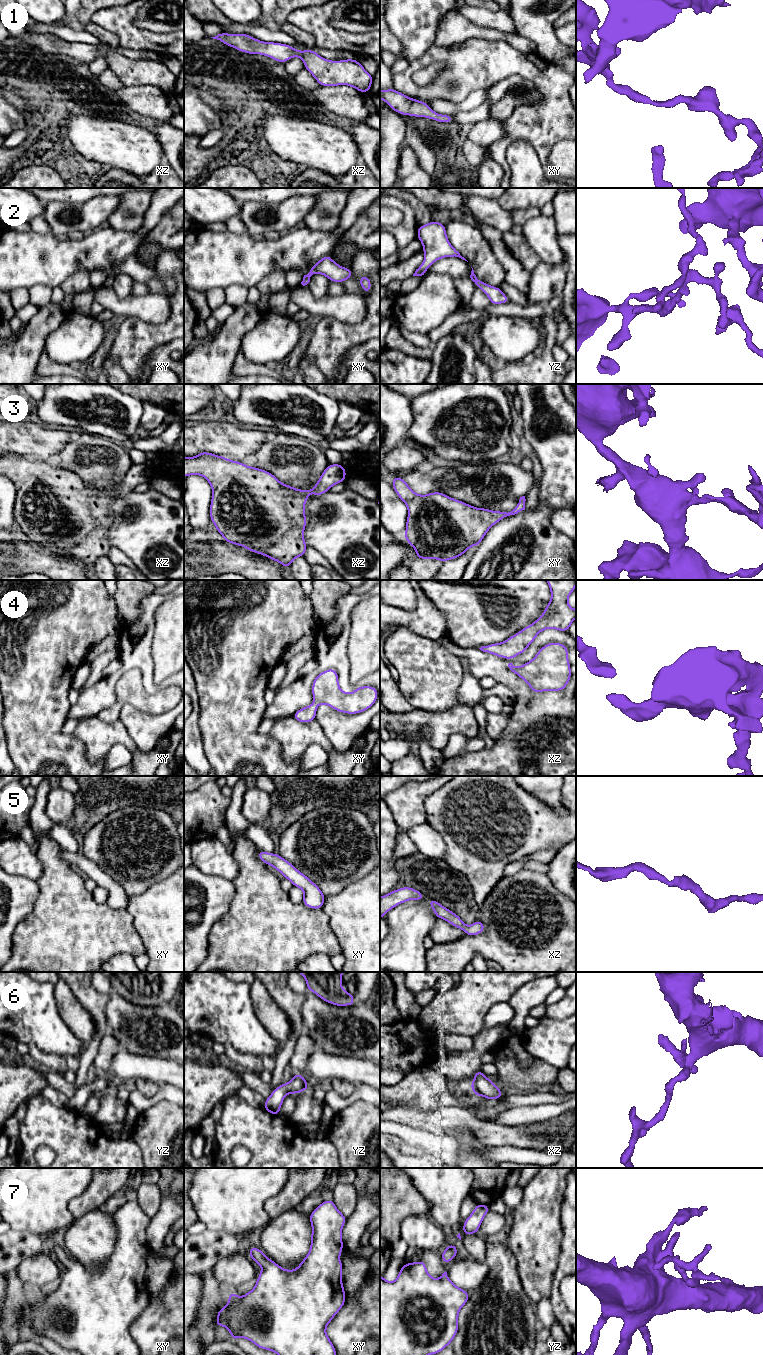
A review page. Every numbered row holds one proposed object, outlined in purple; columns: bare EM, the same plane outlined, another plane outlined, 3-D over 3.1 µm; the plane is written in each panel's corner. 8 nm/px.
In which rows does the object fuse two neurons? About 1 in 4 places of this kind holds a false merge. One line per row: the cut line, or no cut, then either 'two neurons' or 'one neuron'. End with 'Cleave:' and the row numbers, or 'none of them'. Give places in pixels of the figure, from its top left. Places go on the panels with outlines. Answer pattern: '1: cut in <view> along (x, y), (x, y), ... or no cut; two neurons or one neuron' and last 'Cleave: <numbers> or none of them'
1: no cut; one neuron
2: no cut; one neuron
3: no cut; one neuron
4: no cut; one neuron
5: no cut; one neuron
6: no cut; one neuron
7: no cut; one neuron
Cleave: none of them

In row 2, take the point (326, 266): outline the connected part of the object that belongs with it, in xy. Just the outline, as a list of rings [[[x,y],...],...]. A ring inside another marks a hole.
[[[330,255],[324,256],[317,263],[315,263],[308,273],[304,275],[301,284],[303,286],[307,285],[310,282],[310,277],[315,273],[322,274],[330,281],[337,283],[344,282],[354,275],[351,269],[342,267],[334,262]]]

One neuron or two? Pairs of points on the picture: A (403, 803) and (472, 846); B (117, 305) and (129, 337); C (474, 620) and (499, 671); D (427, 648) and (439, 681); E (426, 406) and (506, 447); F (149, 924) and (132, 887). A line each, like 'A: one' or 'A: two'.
A: two
B: two
C: two
D: one
E: one
F: two

